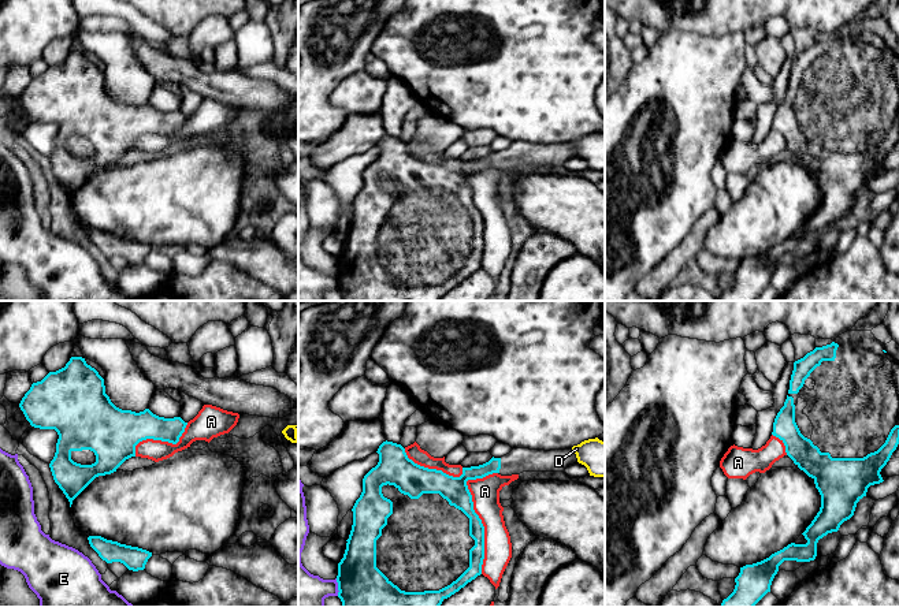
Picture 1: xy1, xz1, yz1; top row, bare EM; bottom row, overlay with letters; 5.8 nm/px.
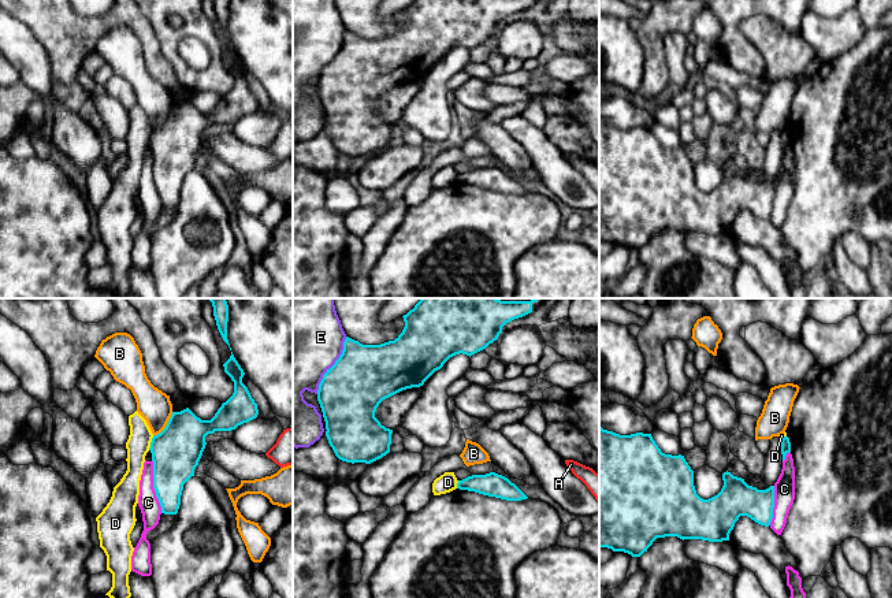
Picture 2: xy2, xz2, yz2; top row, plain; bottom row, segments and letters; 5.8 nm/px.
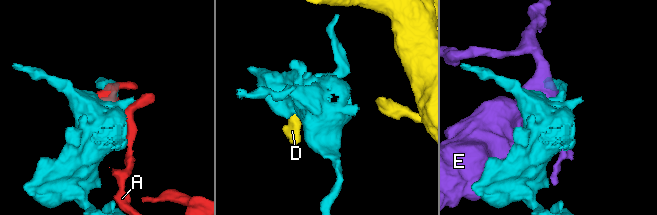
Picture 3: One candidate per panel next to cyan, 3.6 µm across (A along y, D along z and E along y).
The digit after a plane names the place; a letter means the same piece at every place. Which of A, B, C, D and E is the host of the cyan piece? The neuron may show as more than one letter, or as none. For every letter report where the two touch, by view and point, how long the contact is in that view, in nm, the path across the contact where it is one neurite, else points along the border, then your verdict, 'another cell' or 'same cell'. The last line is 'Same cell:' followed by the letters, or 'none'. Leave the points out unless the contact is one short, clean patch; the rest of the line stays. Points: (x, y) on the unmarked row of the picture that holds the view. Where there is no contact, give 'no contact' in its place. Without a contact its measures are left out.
A: contact xz1 (475, 207); length 600 nm; another cell
B: contact xy2 (166, 119); length 180 nm; border xy2 (173, 106), (167, 118), (153, 129); another cell
C: contact xy2 (153, 179); length 320 nm; border xy2 (152, 153), (152, 181), (162, 205); another cell
D: contact xy2 (151, 136); length 90 nm; border xy2 (153, 129), (148, 142); another cell
E: contact xz2 (333, 59); length 380 nm; another cell
Same cell: none

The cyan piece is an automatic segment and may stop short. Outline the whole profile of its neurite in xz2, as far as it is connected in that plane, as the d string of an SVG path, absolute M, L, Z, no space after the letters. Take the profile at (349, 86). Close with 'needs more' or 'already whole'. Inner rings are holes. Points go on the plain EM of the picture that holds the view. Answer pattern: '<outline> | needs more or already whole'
M415 0L404 8L405 21L394 33L363 38L346 30L343 44L327 63L317 83L326 130L335 149L346 156L371 157L390 146L393 123L375 111L379 97L412 81L420 81L456 48L472 49L498 33L502 21L532 5L532 0Z | already whole

